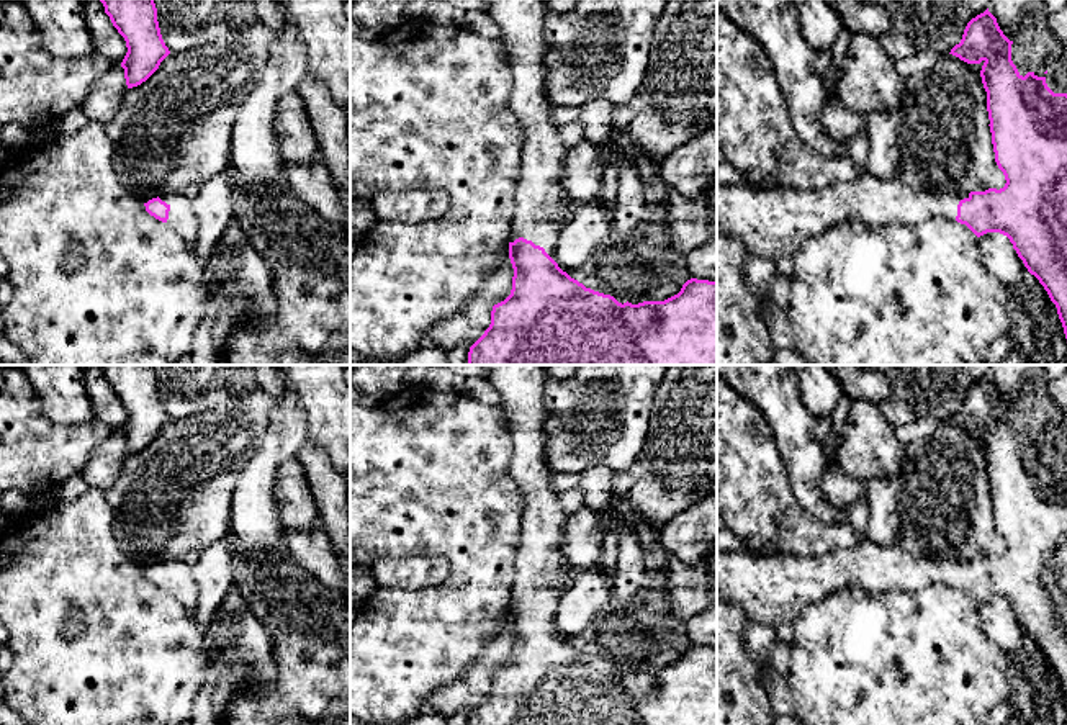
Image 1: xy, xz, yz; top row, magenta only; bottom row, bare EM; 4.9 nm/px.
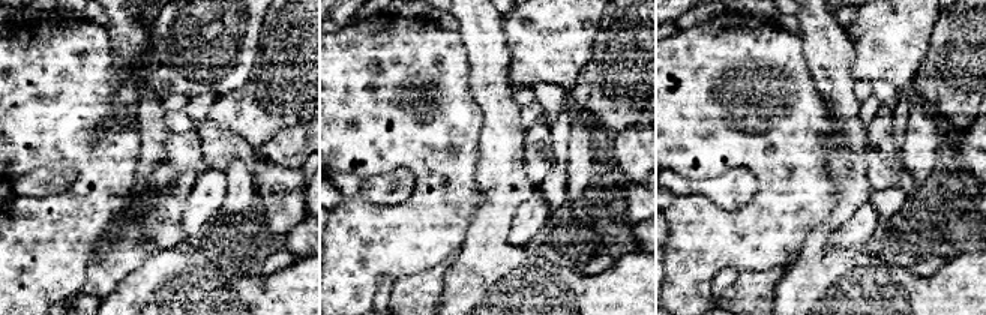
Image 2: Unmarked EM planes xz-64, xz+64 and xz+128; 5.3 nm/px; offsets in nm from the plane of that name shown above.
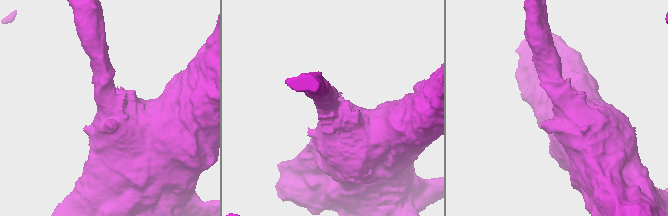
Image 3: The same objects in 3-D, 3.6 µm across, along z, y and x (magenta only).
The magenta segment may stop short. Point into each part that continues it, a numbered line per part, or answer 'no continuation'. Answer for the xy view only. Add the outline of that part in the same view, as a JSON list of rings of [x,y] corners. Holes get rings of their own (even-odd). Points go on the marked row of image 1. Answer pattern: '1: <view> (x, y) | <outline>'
1: xy (182, 220) | [[[164,193],[159,195],[162,201],[170,206],[167,226],[180,236],[188,247],[196,242],[198,219],[193,211],[193,200],[178,195],[178,193]]]

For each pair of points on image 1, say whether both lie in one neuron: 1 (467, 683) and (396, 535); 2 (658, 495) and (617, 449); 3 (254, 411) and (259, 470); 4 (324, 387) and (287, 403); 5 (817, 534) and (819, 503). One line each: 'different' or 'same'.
1: different
2: different
3: different
4: different
5: different

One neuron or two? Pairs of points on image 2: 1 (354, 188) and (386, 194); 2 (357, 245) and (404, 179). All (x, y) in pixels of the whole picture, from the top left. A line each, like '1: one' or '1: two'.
1: one
2: two

